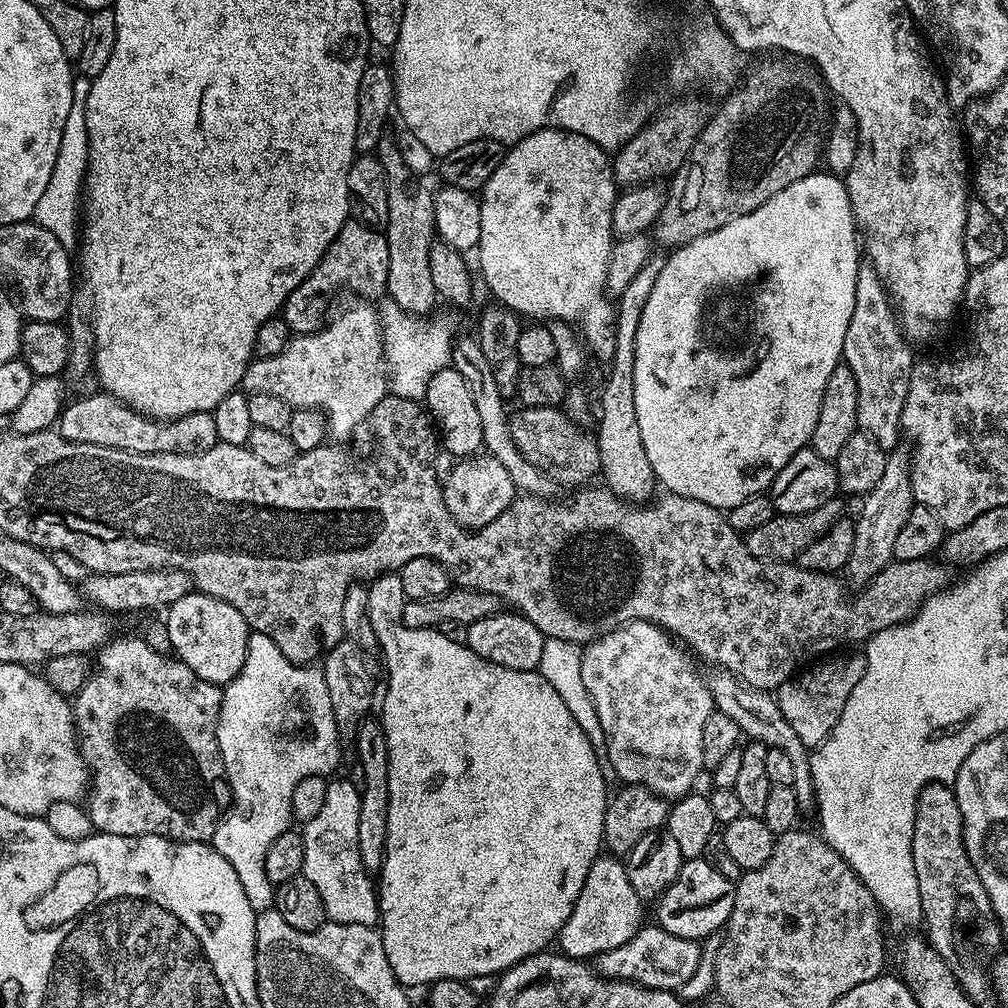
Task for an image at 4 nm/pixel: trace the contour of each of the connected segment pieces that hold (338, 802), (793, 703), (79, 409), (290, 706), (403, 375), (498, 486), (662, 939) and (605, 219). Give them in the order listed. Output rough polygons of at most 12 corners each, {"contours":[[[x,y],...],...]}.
{"contours":[[[329,783],[303,825],[302,875],[331,923],[376,928],[358,854],[360,788]],[[863,655],[821,659],[774,692],[810,750],[866,670]],[[103,390],[65,403],[62,438],[197,456],[218,442],[211,412],[154,420]],[[252,632],[216,737],[210,843],[258,914],[294,786],[340,764],[326,678]],[[379,307],[389,391],[417,402],[451,365],[448,323]],[[475,454],[442,483],[464,528],[494,522],[517,499],[506,466]],[[658,926],[595,957],[605,980],[683,989],[701,945]],[[543,128],[479,197],[503,307],[613,350],[609,153]]]}

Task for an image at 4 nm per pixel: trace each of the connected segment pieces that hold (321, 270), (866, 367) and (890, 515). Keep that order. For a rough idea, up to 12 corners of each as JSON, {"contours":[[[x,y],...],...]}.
{"contours":[[[349,222],[286,298],[297,336],[324,327],[328,292],[384,296],[383,231]],[[871,266],[854,286],[842,360],[858,384],[856,427],[902,439],[914,363]],[[900,450],[855,517],[846,565],[859,582],[894,560],[914,506]]]}

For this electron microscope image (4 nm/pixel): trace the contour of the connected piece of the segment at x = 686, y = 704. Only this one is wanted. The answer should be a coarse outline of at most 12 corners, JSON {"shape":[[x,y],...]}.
{"shape":[[635,620],[583,653],[621,781],[669,802],[705,771],[708,681]]}

